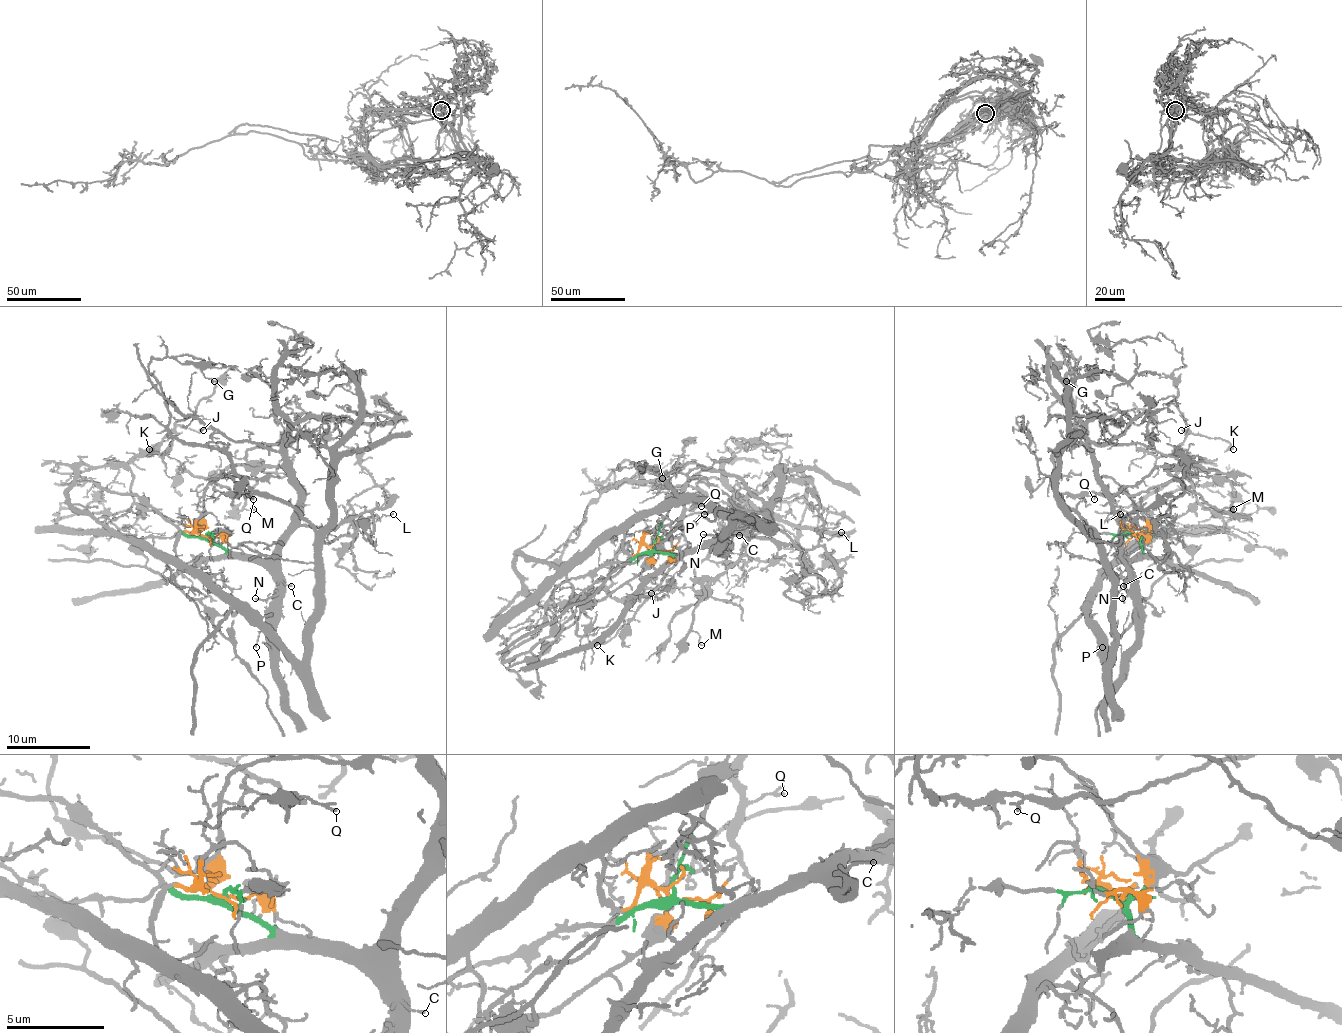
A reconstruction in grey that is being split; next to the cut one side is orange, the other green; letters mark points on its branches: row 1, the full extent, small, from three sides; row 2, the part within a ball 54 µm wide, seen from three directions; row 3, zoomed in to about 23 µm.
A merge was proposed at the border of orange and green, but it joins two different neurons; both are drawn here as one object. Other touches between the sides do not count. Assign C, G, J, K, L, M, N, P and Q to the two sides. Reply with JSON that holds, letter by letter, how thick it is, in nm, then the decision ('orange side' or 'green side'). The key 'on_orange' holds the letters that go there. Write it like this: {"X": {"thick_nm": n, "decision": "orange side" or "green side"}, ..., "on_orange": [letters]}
{"C": {"thick_nm": 90, "decision": "green side"}, "G": {"thick_nm": 130, "decision": "orange side"}, "J": {"thick_nm": 100, "decision": "orange side"}, "K": {"thick_nm": 260, "decision": "orange side"}, "L": {"thick_nm": 110, "decision": "green side"}, "M": {"thick_nm": 120, "decision": "green side"}, "N": {"thick_nm": 150, "decision": "green side"}, "P": {"thick_nm": 100, "decision": "orange side"}, "Q": {"thick_nm": 150, "decision": "orange side"}, "on_orange": ["G", "J", "K", "P", "Q"]}

